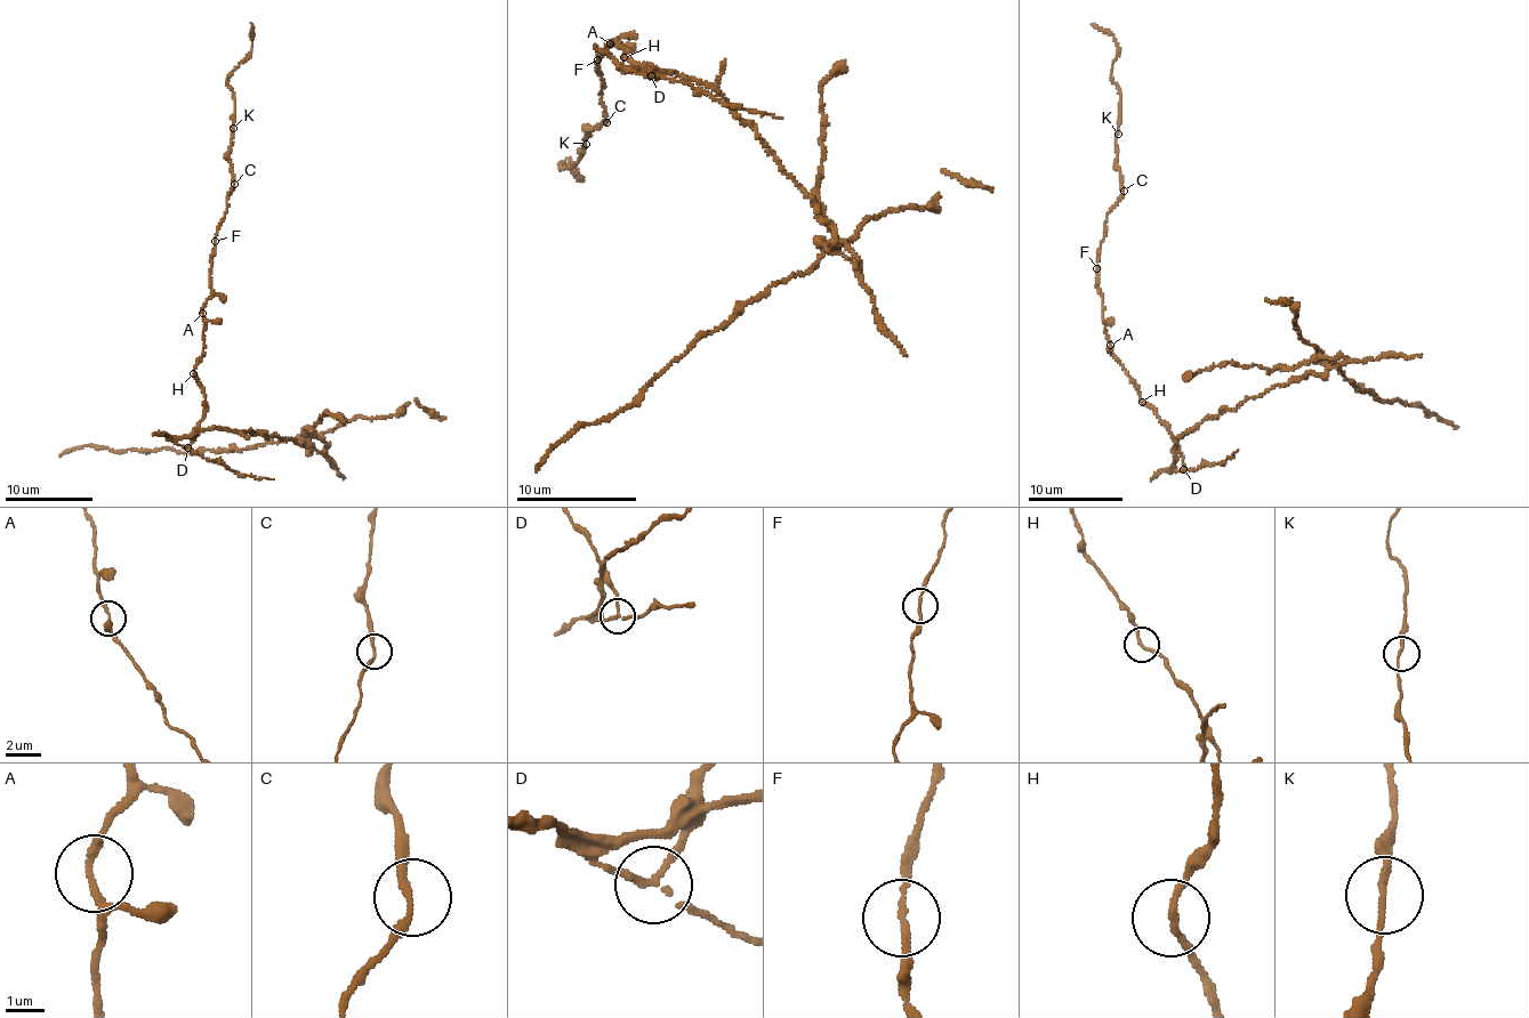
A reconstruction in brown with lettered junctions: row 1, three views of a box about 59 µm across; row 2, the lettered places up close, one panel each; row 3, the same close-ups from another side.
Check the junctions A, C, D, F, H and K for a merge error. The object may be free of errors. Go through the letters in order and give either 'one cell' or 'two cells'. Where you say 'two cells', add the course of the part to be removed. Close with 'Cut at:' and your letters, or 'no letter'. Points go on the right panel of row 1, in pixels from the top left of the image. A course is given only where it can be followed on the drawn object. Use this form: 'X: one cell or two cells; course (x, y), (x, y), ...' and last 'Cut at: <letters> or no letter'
A: one cell
C: one cell
D: two cells; course (1184, 469), (1174, 445), (1190, 430), (1322, 373), (1326, 358), (1365, 393), (1458, 427)
F: one cell
H: one cell
K: one cell
Cut at: D

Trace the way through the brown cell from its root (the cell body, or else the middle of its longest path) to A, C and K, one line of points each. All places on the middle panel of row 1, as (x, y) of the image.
A: (672, 71), (660, 70), (654, 77), (652, 65), (645, 67), (622, 58), (625, 50), (612, 40), (610, 43)
C: (672, 71), (654, 77), (652, 65), (621, 57), (625, 50), (612, 40), (595, 63), (606, 122)
K: (672, 71), (654, 77), (608, 43), (595, 63), (608, 121), (586, 144)

